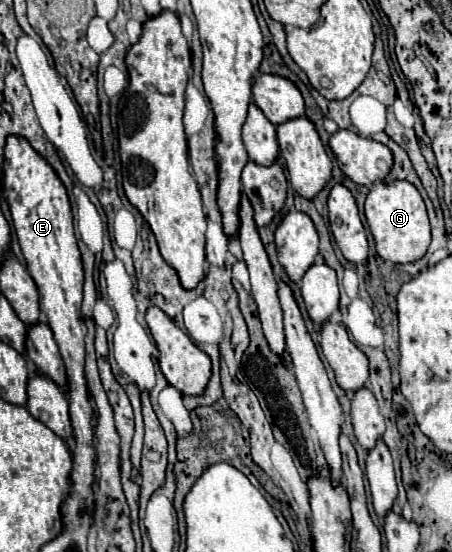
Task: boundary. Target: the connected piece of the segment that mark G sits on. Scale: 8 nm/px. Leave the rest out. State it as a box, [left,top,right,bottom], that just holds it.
[364,180,430,264]

